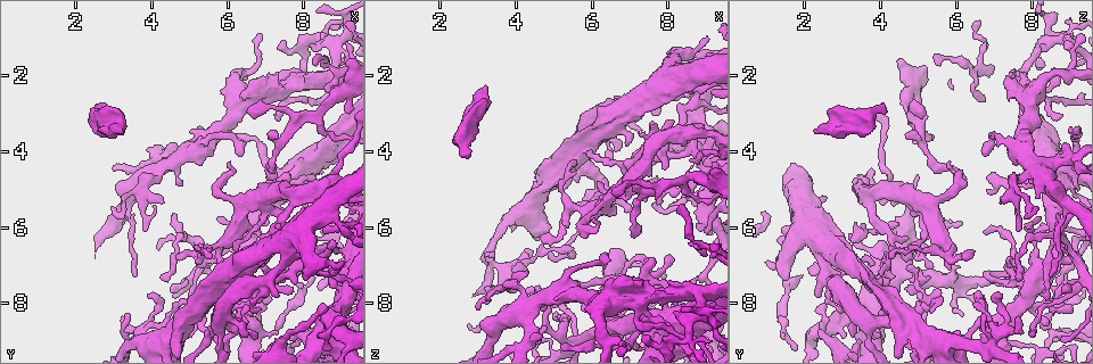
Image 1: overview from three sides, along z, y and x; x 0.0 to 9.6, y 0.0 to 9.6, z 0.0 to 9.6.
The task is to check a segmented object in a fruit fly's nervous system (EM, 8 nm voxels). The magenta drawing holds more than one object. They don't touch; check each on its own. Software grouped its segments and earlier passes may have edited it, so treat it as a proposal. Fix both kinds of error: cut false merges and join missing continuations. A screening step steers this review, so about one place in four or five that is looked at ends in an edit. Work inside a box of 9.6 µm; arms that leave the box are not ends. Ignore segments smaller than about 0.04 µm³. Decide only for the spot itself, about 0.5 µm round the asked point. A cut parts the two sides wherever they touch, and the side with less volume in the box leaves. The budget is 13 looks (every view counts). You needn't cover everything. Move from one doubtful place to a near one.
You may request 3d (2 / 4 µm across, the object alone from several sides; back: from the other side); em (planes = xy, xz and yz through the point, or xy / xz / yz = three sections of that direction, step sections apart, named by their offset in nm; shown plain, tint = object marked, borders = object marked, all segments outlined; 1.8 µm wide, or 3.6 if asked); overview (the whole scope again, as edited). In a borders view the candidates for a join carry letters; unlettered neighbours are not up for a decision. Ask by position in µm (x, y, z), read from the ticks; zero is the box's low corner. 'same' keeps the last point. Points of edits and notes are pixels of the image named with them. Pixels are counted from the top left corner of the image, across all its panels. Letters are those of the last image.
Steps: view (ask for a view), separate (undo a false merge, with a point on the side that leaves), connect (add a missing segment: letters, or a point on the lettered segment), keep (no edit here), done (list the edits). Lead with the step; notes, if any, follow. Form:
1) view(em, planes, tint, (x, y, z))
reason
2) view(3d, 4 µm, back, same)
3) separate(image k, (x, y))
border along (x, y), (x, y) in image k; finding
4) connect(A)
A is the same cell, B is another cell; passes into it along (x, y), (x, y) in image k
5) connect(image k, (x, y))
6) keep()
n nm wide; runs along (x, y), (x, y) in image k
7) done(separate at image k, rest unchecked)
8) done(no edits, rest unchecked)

view(em, xz, step 4, tint, (5.95, 7.45, 3.75))
arms run side by side

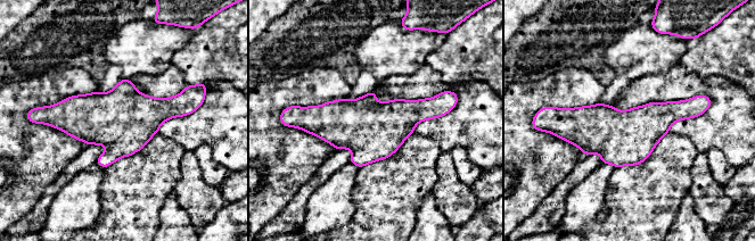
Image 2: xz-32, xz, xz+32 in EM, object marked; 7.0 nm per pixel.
view(em, yz, step 4, borders, same)
cut it another way

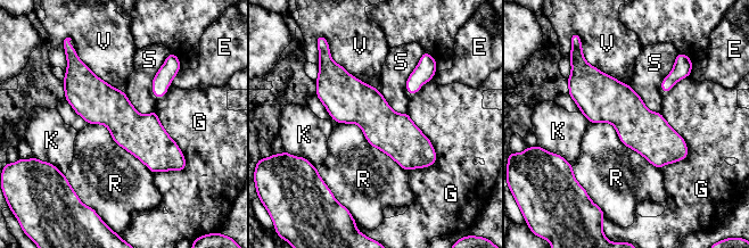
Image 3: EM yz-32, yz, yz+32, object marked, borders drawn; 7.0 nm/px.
keep()
R touches over 600 nm; E, G, K, R, S and V are other cells; border along (589, 121), (609, 122), (660, 170) in image 3; all the same neuron

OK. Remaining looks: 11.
view(3d, 2 µm, (7.55, 6.70, 2.40))
four or more arms meet

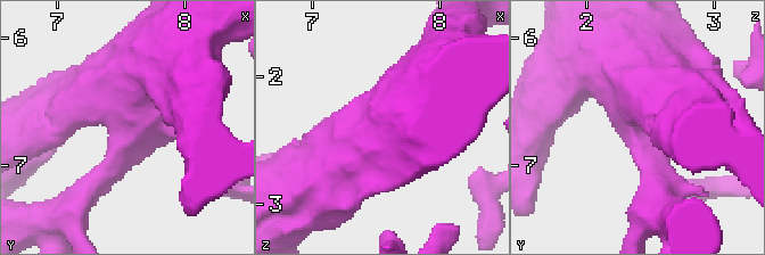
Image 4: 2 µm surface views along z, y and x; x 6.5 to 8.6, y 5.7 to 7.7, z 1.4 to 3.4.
view(em, yz, step 4, tint, (7.60, 6.64, 2.38))
need the tissue

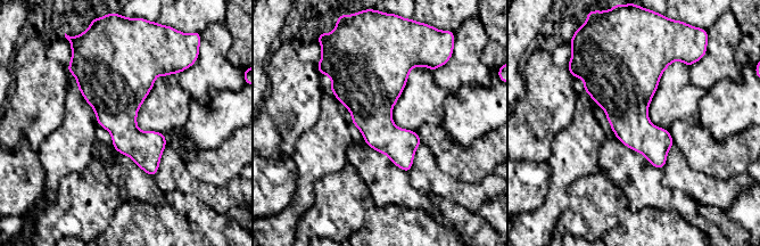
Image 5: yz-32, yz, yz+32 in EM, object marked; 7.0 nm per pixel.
view(em, planes, borders, same)
another direction

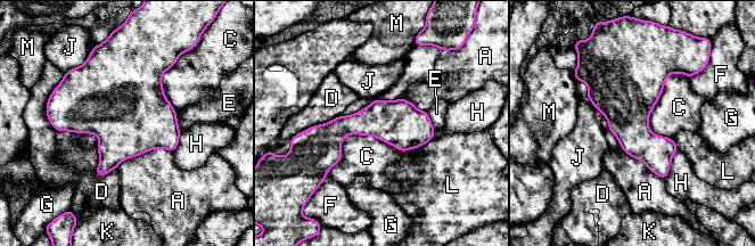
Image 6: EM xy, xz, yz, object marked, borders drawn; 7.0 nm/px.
keep()
A, C, D, E, F, G, H, J, K, L and M are other cells; runs along (431, 129), (313, 133) in image 6; all the same neuron

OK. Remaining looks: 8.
view(em, xz, step 16, borders, (7.50, 7.10, 5.00))
tapers out

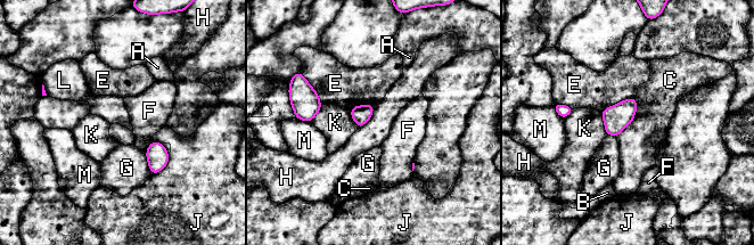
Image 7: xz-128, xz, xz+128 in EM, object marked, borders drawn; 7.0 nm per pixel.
view(em, planes, borders, same)

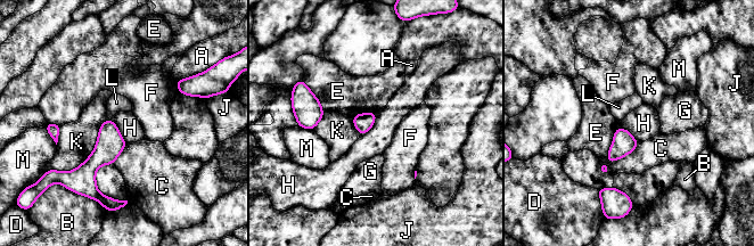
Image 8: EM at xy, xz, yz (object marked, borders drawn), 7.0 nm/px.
keep()
K touches over 550 nm; A, B, C, D, E, F, G, H, J, K, L and M are other cells; border along (376, 112), (374, 124), (361, 136) in image 8; no lettered segment goes on from it

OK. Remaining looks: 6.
view(em, planes, plain, (5.40, 8.25, 6.75))
closes a loop

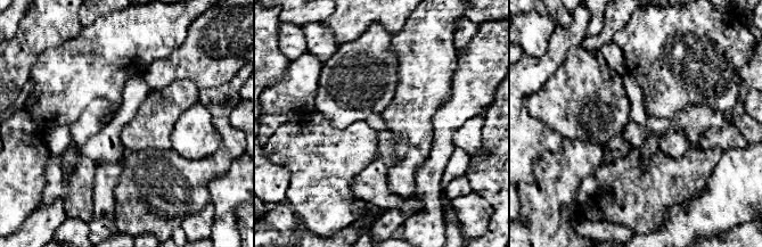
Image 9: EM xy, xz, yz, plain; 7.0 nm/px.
view(em, planes, tint, same)

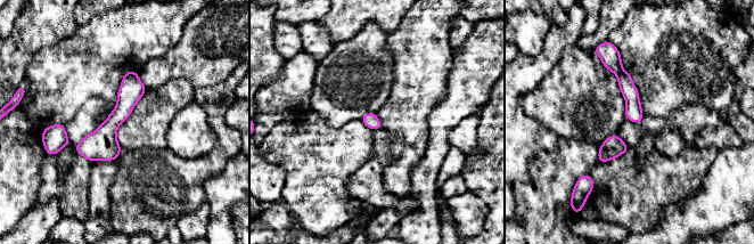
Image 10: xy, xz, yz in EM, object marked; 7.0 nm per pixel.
view(em, planes, borders, same)
what lies round it

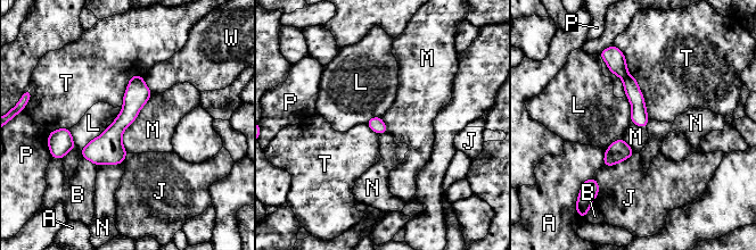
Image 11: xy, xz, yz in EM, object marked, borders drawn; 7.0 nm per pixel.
keep()
100 nm wide; A, B, J, L, M, N, P, T and W are other cells; border along (151, 93), (123, 132), (126, 152) in image 11; one neuron here

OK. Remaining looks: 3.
view(em, planes, plain, (2.55, 2.95, 4.10))
an open end

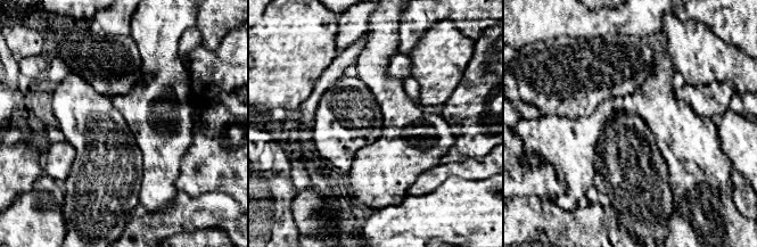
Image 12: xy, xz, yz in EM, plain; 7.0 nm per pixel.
view(em, planes, borders, same)
what lies round it

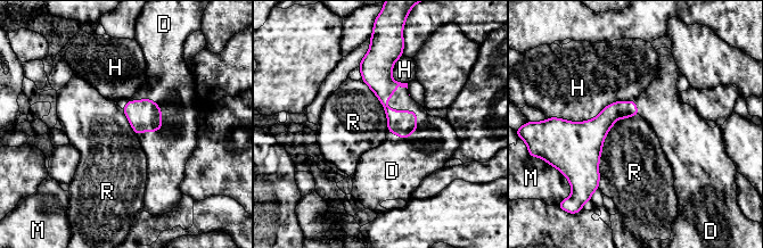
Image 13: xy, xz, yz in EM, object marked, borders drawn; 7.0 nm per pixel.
connect(D)
D is the same cell, H, M and R are other cells; passes into it along (403, 124), (405, 110), (433, 133) in image 13; it goes on there

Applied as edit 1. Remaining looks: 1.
done(connect at image 13, rest unchecked)

